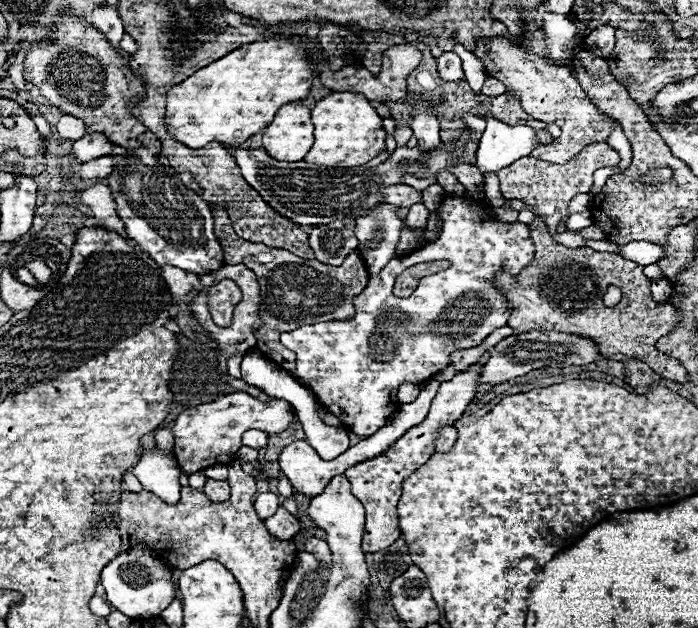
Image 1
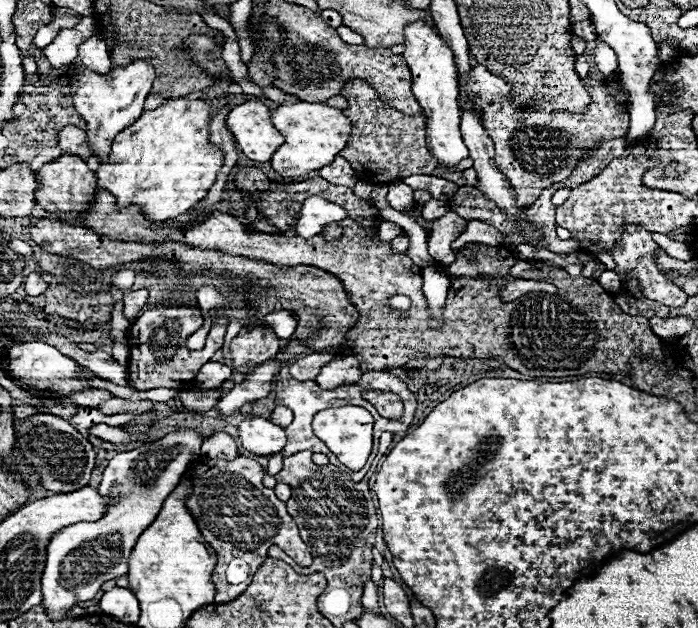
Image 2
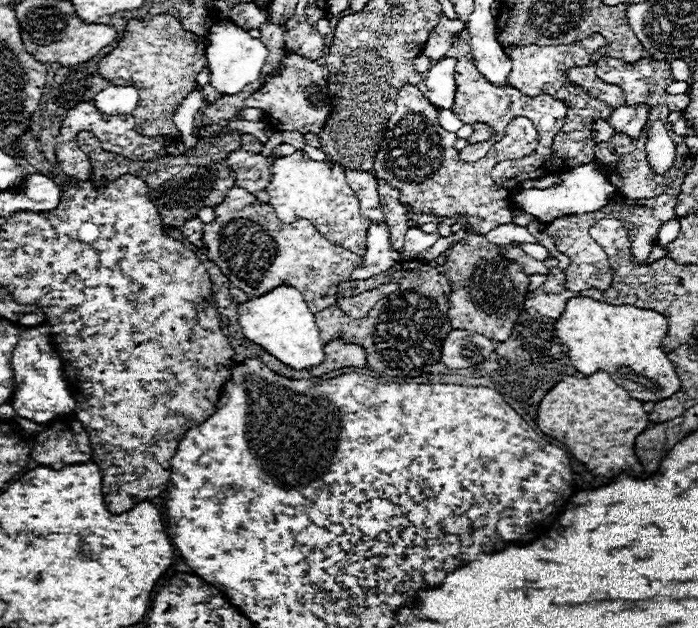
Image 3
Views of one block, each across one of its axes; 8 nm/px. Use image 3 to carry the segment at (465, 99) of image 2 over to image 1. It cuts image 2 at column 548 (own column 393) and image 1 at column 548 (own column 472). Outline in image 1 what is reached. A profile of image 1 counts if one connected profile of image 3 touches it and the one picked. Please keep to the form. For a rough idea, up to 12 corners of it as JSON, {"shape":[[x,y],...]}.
{"shape":[[590,144],[566,164],[520,158],[498,172],[504,198],[534,206],[554,234],[618,152]]}

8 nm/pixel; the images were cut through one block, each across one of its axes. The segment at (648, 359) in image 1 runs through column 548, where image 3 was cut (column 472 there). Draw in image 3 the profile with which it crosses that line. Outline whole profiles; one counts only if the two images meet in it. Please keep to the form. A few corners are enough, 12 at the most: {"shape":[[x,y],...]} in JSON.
{"shape":[[472,232],[438,256],[450,324],[508,340],[528,298],[520,264]]}

